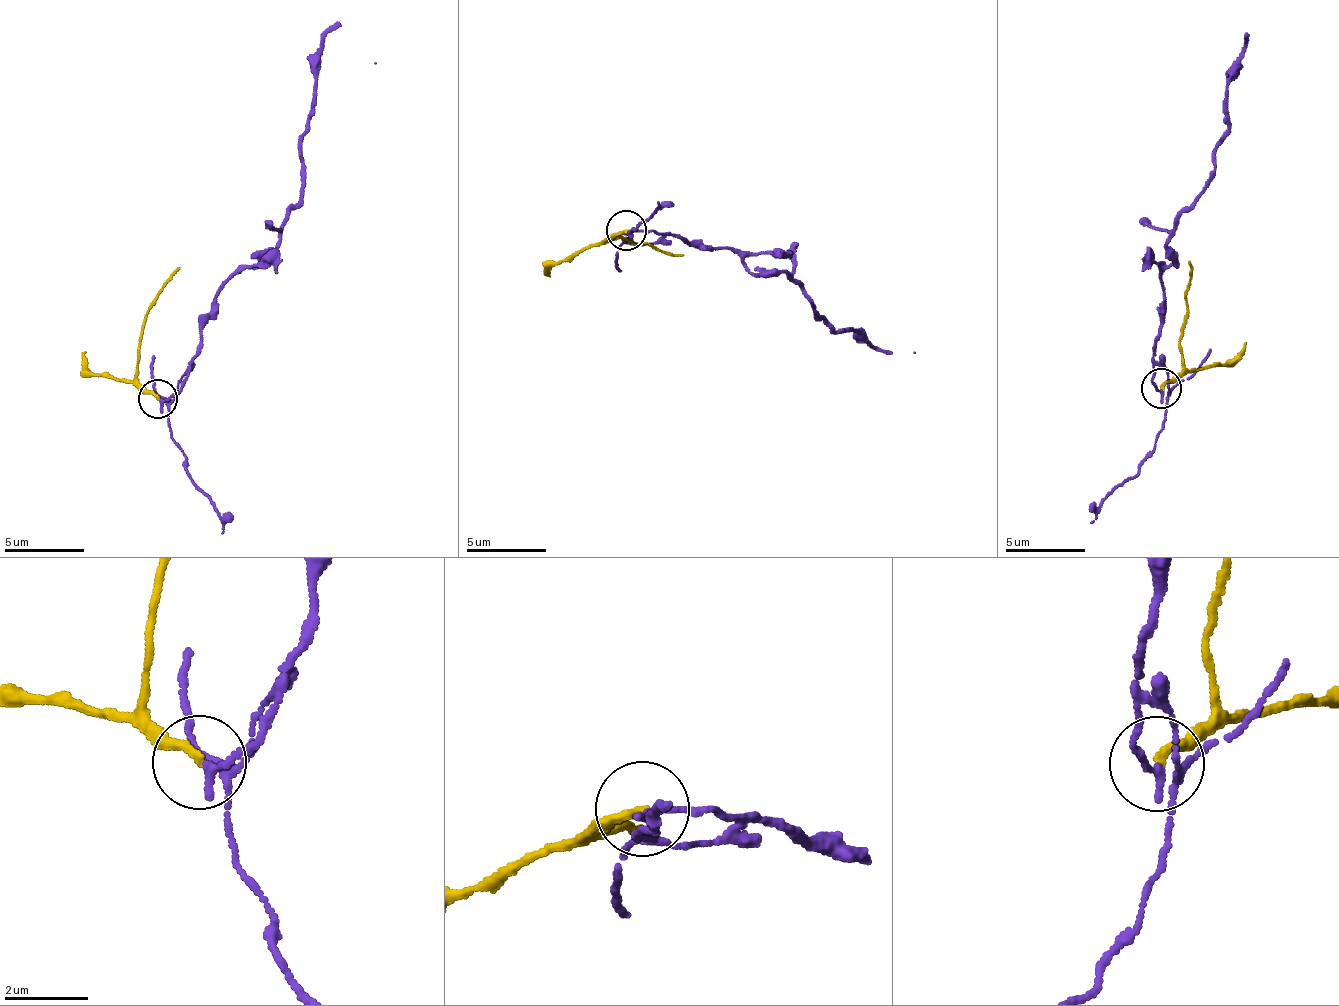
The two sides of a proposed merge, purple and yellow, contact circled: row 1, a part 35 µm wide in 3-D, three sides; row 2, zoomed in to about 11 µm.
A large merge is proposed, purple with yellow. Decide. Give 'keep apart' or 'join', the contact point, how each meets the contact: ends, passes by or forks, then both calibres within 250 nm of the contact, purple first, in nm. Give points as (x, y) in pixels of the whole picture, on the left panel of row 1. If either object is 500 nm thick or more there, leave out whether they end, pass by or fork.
keep apart | (157, 398) | purple ends | yellow ends | 200/190 nm

